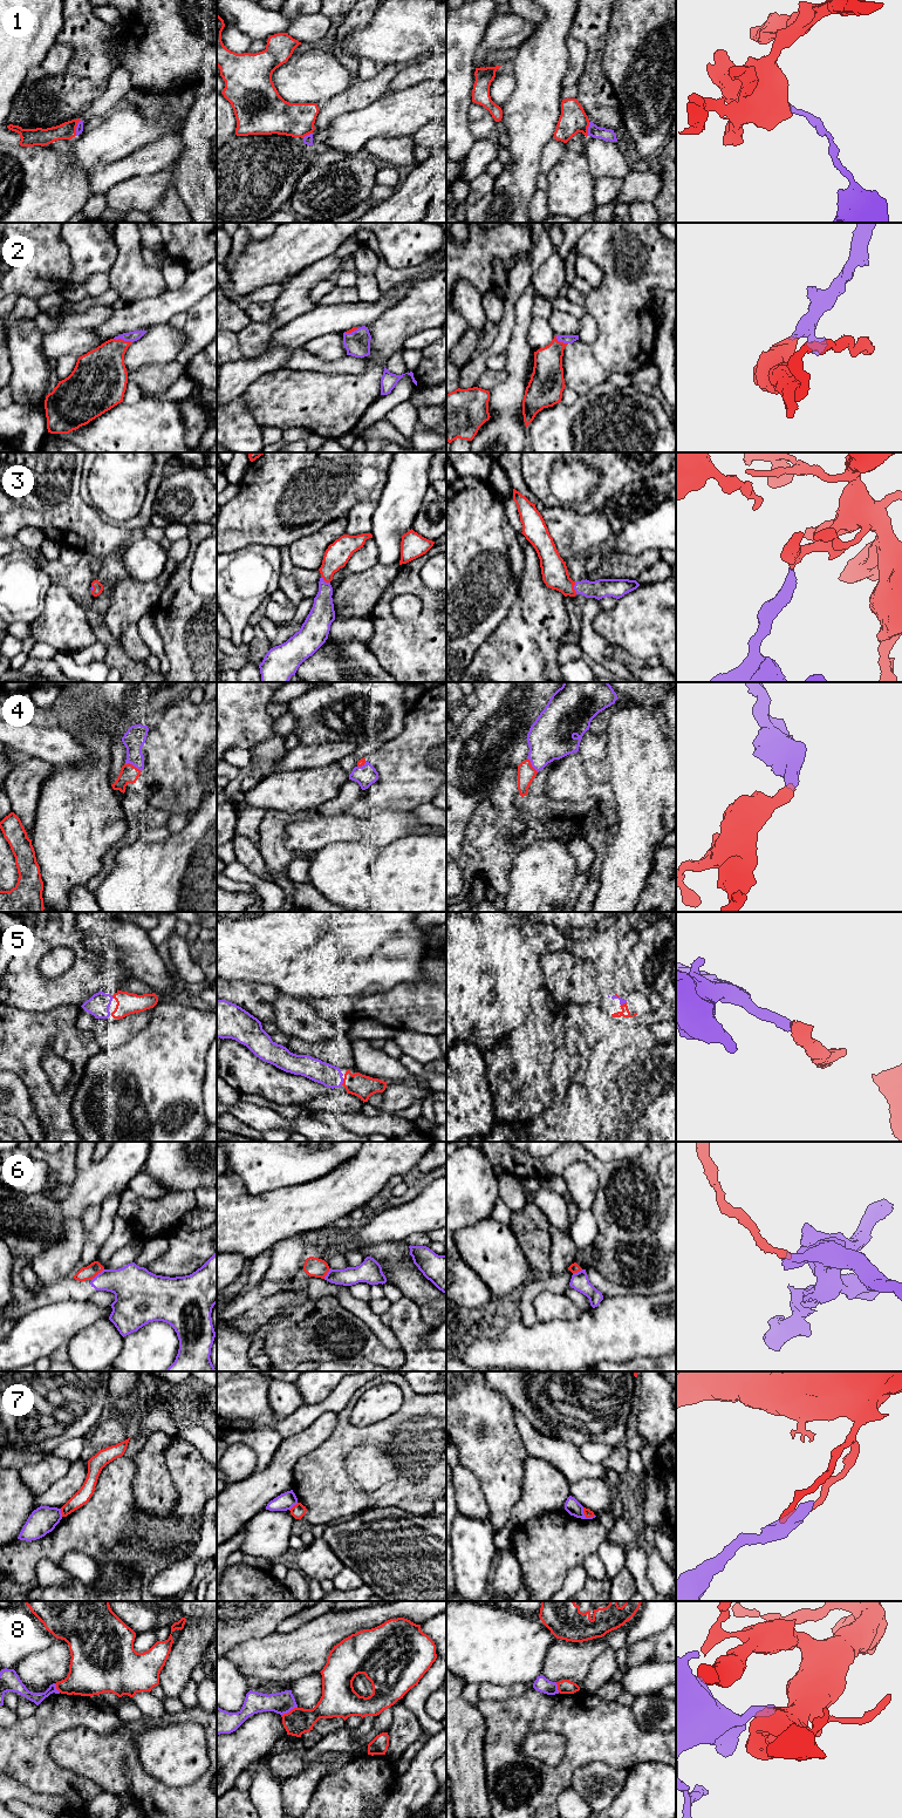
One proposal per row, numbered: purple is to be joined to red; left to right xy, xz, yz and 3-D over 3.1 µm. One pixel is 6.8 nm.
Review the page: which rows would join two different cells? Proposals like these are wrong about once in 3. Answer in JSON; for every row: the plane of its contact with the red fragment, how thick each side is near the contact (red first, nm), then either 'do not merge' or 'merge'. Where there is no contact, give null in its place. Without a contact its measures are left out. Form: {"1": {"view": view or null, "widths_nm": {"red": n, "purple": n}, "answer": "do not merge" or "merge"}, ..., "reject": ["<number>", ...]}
{"1": {"view": "xy", "widths_nm": {"red": 120, "purple": 50}, "answer": "do not merge"}, "2": {"view": "xy", "widths_nm": {"red": 300, "purple": 70}, "answer": "merge"}, "3": {"view": "yz", "widths_nm": {"red": 180, "purple": 130}, "answer": "merge"}, "4": {"view": "xy", "widths_nm": {"red": 130, "purple": 150}, "answer": "merge"}, "5": {"view": "xz", "widths_nm": {"red": 160, "purple": 160}, "answer": "merge"}, "6": {"view": "xy", "widths_nm": {"red": 100, "purple": 260}, "answer": "do not merge"}, "7": {"view": "xz", "widths_nm": {"red": 100, "purple": 120}, "answer": "do not merge"}, "8": {"view": "xz", "widths_nm": {"red": 180, "purple": 150}, "answer": "do not merge"}, "reject": ["1", "6", "7", "8"]}

